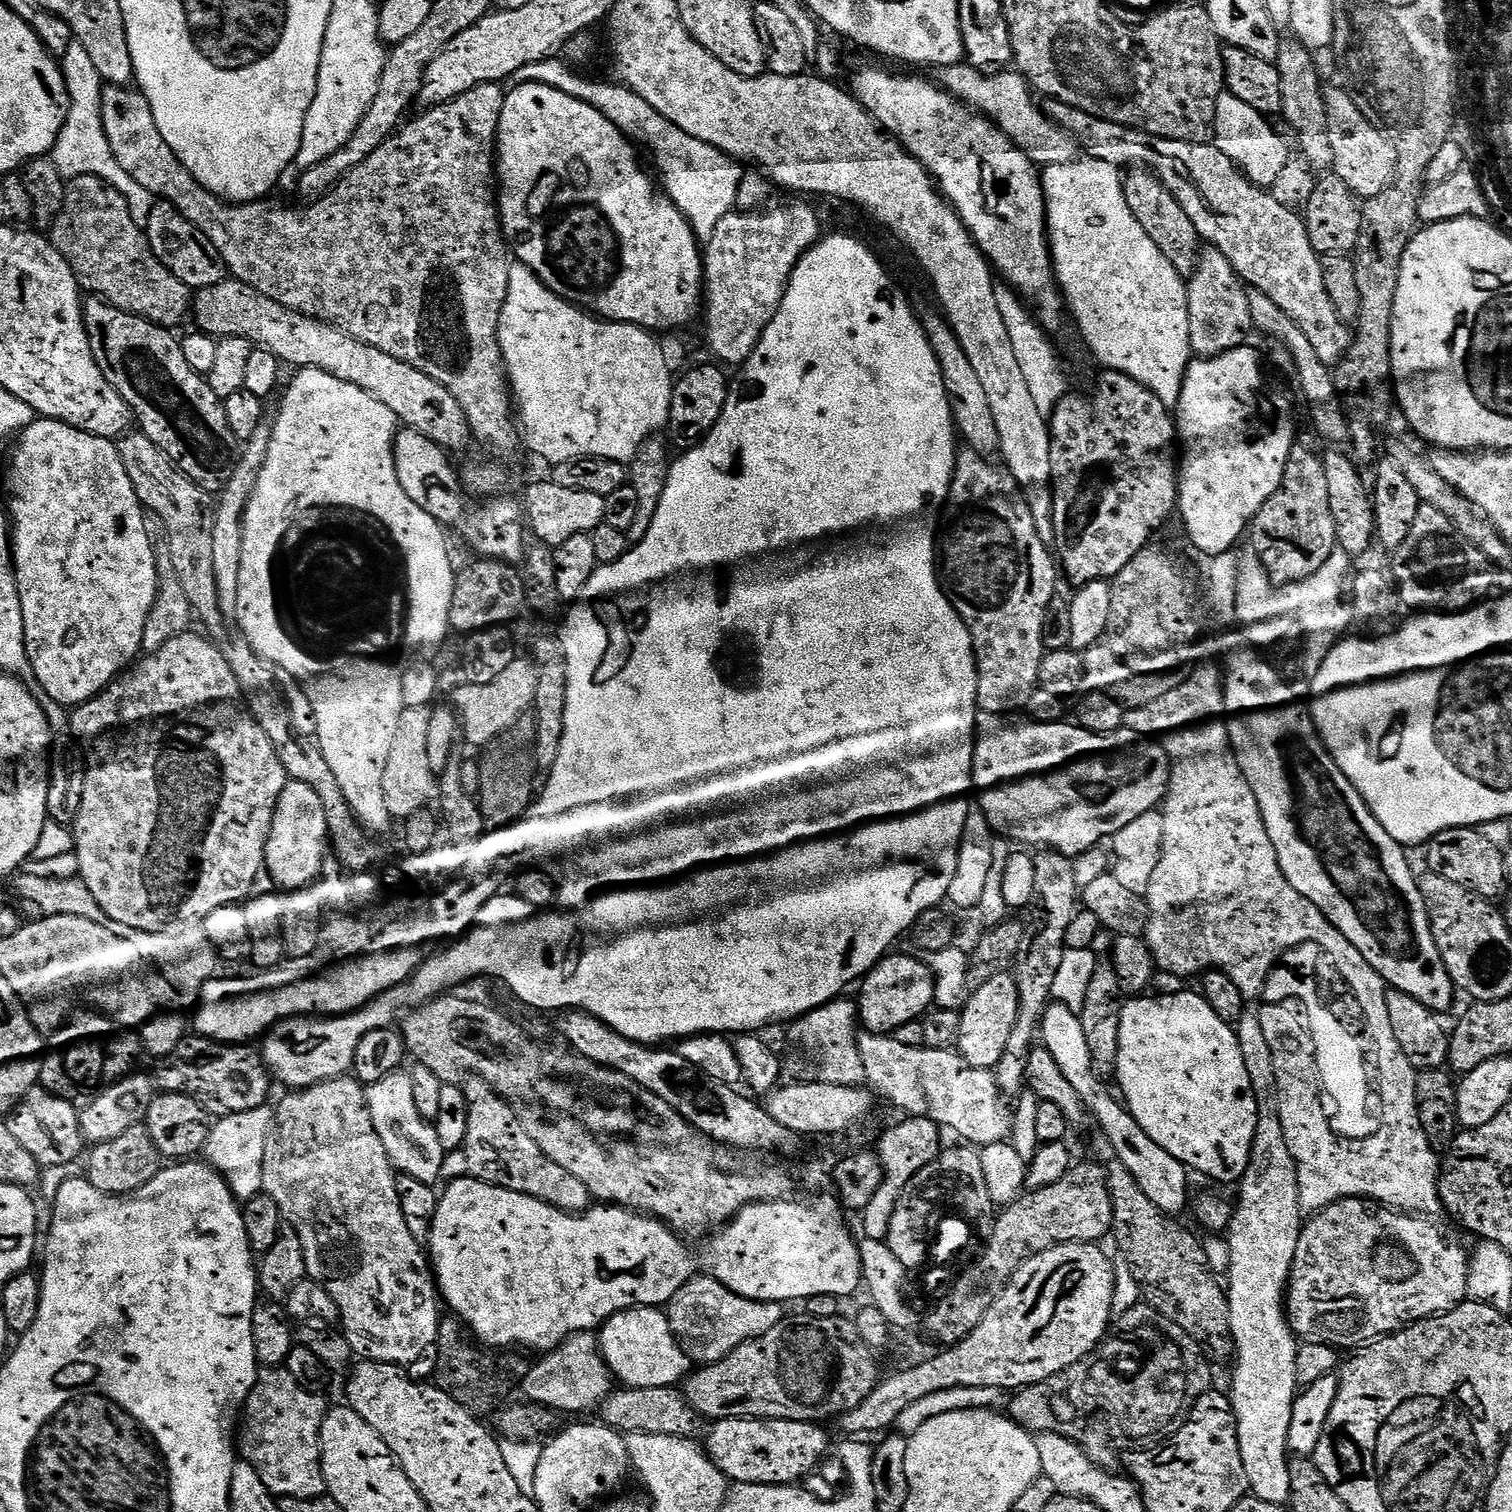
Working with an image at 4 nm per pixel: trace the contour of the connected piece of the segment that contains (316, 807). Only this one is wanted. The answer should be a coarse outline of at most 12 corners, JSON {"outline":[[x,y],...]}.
{"outline":[[289,780],[264,855],[288,894],[315,885],[329,848],[314,786]]}

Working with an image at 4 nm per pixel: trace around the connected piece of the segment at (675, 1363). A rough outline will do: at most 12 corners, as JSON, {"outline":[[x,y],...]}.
{"outline":[[659,1307],[627,1308],[599,1329],[625,1388],[670,1388],[689,1358]]}

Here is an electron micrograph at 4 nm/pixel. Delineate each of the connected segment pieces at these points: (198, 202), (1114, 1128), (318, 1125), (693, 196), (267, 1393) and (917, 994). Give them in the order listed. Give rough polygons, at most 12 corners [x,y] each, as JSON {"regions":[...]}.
{"regions":[[[501,85],[309,208],[233,204],[104,87],[118,166],[235,279],[518,440],[500,349]],[[1049,1003],[1042,1046],[1095,1127],[1168,1216],[1188,1204],[1189,1169],[1166,1154],[1097,1076],[1079,1015]],[[351,1075],[274,1108],[263,1195],[360,1360],[442,1311]],[[563,59],[515,72],[606,114],[652,151],[698,238],[736,208],[741,165],[662,118],[625,84]],[[264,1366],[238,1434],[273,1496],[327,1493],[329,1401]],[[885,956],[859,988],[877,1034],[921,1019],[936,999],[923,959]]]}

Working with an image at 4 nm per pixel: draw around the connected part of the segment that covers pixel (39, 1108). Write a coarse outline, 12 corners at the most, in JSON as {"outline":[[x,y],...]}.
{"outline":[[37,1086],[7,1117],[44,1168],[85,1155],[77,1105]]}

